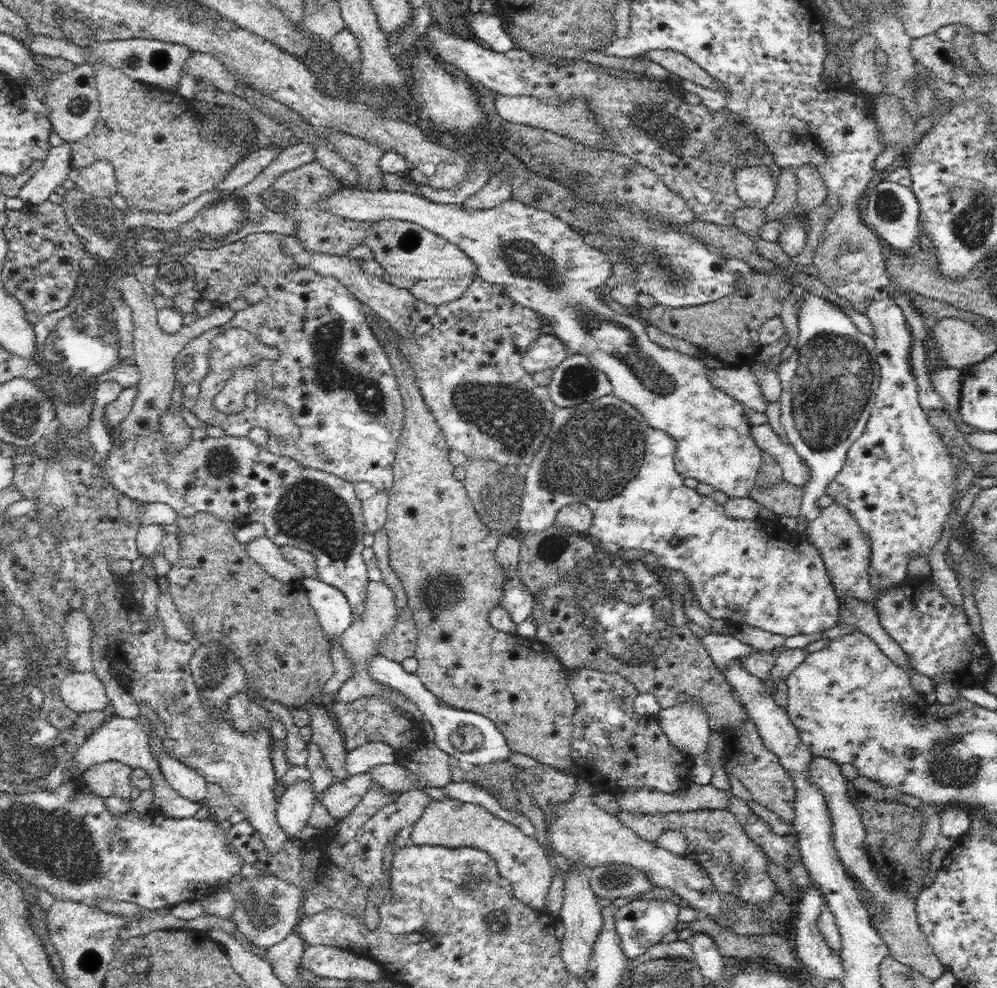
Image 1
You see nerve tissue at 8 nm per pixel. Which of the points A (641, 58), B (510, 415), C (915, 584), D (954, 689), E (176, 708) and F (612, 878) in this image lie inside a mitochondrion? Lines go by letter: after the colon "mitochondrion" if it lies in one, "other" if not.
A: other
B: mitochondrion
C: other
D: other
E: mitochondrion
F: mitochondrion

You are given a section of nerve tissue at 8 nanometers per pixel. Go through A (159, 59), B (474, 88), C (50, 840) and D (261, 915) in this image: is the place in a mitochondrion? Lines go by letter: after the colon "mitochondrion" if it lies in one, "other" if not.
A: mitochondrion
B: other
C: mitochondrion
D: mitochondrion

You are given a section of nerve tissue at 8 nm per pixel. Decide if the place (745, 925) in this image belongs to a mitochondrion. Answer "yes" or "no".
yes

